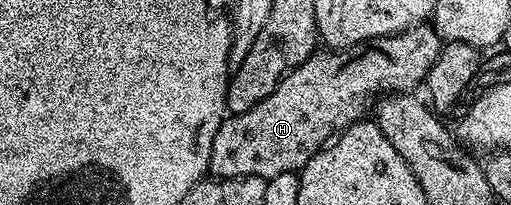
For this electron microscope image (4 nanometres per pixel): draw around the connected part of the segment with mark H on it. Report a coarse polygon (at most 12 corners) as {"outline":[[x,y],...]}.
{"outline":[[425,22],[313,52],[225,115],[221,180],[299,173],[381,94],[423,85]]}

